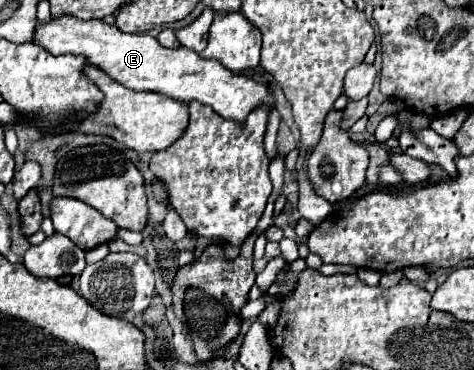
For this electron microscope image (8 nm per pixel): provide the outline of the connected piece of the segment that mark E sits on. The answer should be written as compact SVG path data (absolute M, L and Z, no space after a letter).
M61 16L57 20L39 24L33 42L37 42L39 46L45 46L45 50L49 50L51 54L57 54L57 56L61 56L61 54L85 54L91 64L97 64L101 70L109 72L111 78L115 78L117 82L121 82L127 88L159 92L163 96L175 98L177 102L193 102L195 100L195 102L211 106L219 116L223 116L227 120L233 120L233 122L237 122L241 126L245 124L249 112L259 108L261 104L265 104L267 110L275 108L275 98L271 96L271 92L269 92L269 88L265 84L261 84L261 82L257 82L253 78L247 78L243 74L231 72L217 60L205 60L197 52L193 52L193 50L189 50L185 46L179 46L179 48L171 50L171 48L161 46L149 34L125 34L117 26L105 24L103 20L87 20L85 22L85 20L77 20L73 16Z

